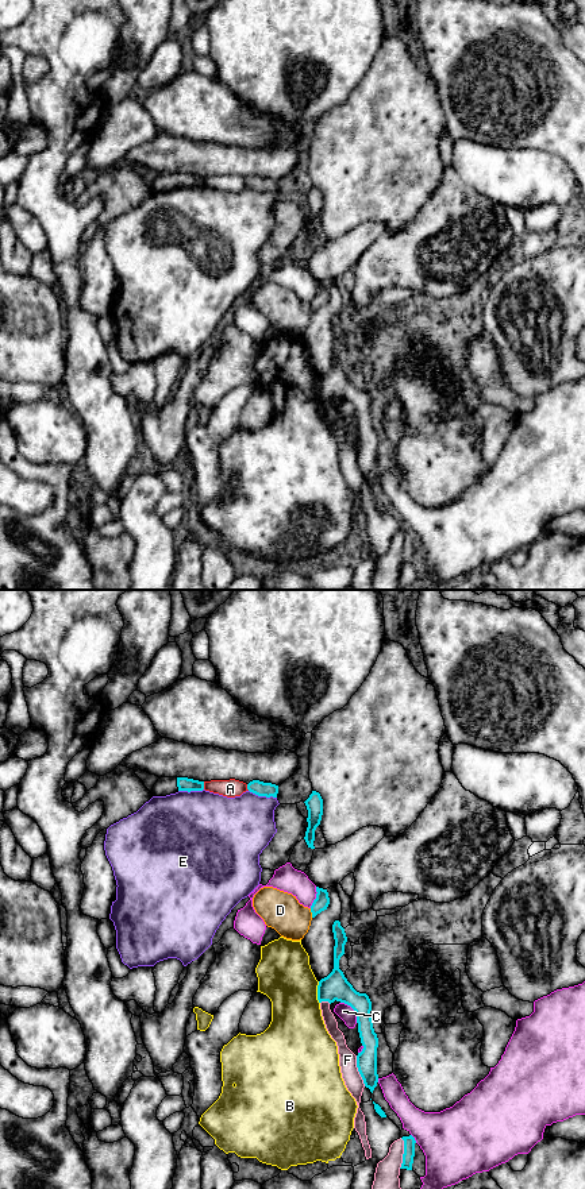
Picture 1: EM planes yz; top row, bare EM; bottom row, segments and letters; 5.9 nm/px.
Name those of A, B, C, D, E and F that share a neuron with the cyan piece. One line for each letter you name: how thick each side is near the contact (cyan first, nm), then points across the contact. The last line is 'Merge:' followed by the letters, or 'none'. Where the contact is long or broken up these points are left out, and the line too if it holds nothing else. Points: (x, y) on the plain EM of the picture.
F: 130/110 nm
Merge: F

